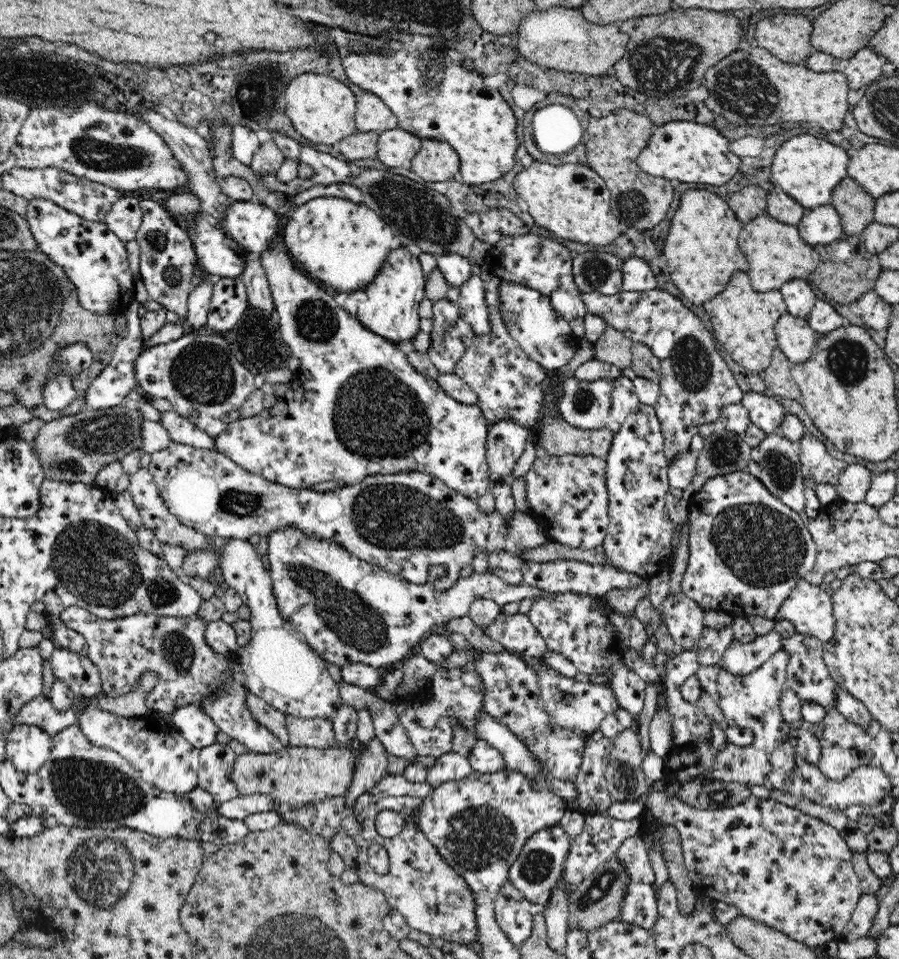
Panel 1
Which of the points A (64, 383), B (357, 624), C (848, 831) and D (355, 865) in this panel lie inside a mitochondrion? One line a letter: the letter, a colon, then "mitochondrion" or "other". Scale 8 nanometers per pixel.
A: other
B: mitochondrion
C: other
D: other

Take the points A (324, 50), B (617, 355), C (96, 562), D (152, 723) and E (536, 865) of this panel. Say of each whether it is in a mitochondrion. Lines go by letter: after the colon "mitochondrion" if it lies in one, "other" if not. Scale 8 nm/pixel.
A: other
B: other
C: mitochondrion
D: other
E: mitochondrion

